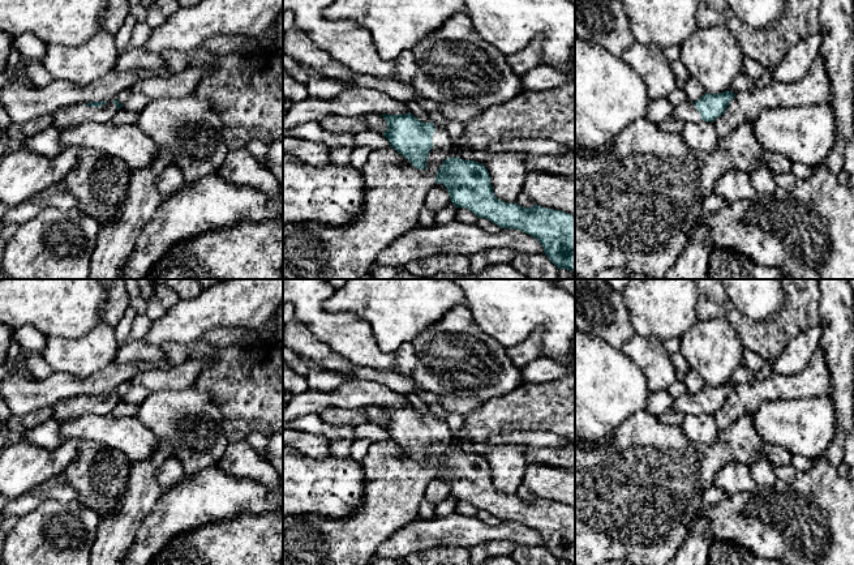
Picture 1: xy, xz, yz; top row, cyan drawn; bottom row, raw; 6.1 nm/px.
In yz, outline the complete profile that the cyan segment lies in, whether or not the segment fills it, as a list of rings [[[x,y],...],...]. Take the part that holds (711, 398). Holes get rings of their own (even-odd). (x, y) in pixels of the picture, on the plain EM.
[[[726,382],[718,386],[704,386],[698,394],[683,393],[675,397],[670,410],[686,415],[714,414],[728,401],[735,386]]]

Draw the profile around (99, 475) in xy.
[[[81,441],[64,475],[77,492],[77,502],[95,510],[102,519],[119,509],[130,466],[121,451],[95,441]]]

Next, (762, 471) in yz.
[[[755,458],[748,463],[748,470],[756,485],[772,487],[778,481],[773,466],[764,458]]]

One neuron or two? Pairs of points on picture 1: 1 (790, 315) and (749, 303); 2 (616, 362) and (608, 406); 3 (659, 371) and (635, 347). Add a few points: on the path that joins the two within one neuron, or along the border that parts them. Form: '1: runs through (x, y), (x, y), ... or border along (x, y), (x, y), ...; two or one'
1: border along (785, 292), (782, 308), (768, 320), (750, 319); two
2: runs through (608, 372), (608, 396); one
3: runs through (653, 366), (640, 352); one

